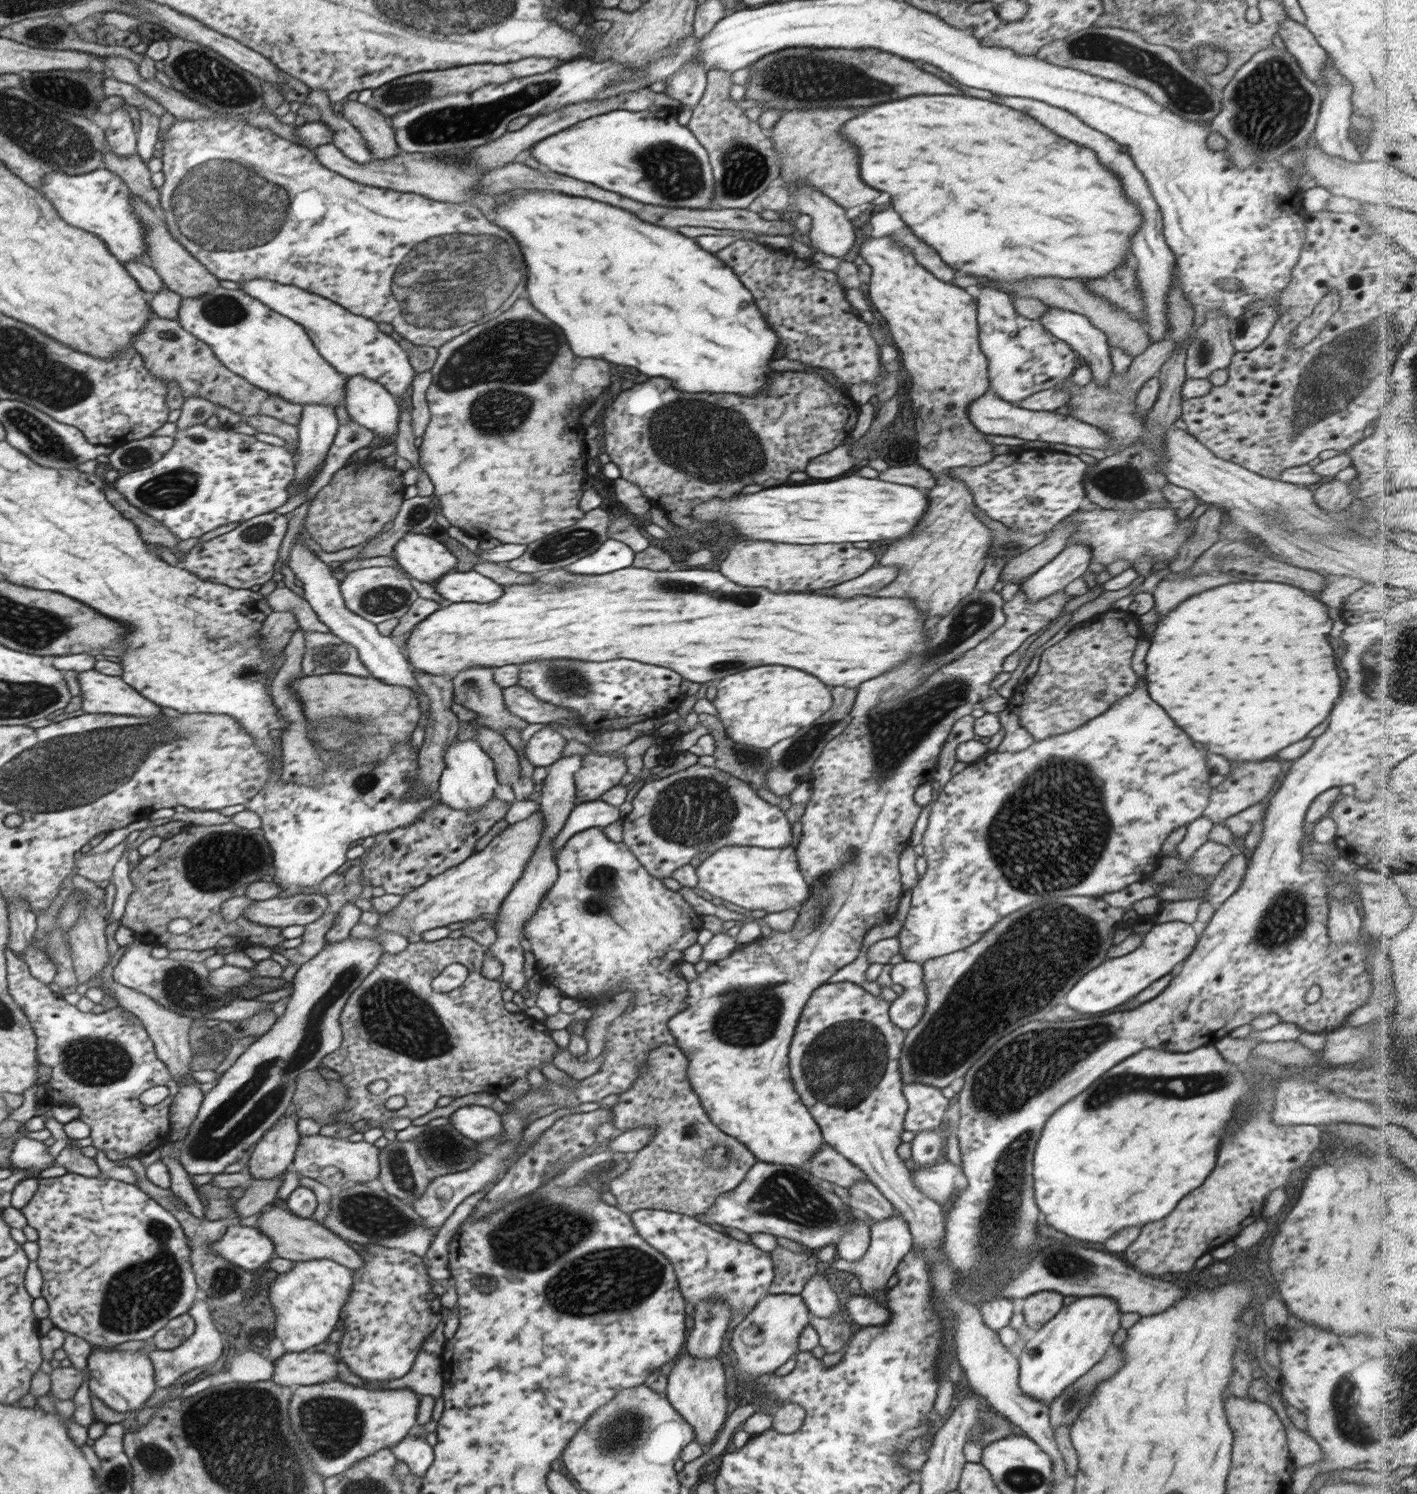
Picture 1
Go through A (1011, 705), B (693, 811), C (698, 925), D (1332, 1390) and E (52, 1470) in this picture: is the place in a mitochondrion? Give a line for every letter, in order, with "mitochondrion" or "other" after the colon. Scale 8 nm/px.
A: other
B: mitochondrion
C: other
D: mitochondrion
E: other

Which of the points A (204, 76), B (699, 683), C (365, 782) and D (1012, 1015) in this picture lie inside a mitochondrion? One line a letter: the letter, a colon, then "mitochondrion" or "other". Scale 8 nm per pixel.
A: mitochondrion
B: other
C: mitochondrion
D: mitochondrion

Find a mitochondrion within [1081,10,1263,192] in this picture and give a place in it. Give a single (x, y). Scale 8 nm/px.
(1206, 41)

